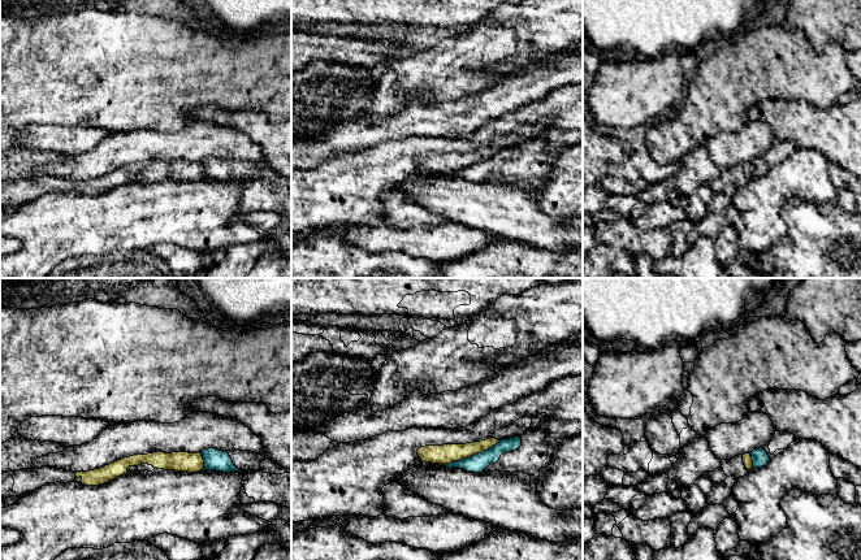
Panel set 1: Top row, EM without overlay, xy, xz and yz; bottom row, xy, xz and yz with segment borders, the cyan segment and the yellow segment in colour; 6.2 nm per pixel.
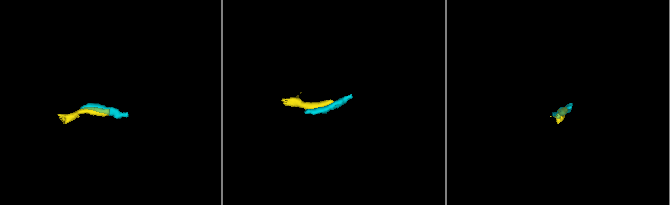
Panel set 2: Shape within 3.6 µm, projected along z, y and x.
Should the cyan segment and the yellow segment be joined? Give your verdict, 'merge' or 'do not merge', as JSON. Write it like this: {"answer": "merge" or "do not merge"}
{"answer": "do not merge"}

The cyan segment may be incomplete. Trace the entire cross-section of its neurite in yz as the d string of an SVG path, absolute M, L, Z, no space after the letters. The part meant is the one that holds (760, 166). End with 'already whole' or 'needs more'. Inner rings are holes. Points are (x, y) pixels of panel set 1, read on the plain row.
M775 140L766 155L750 161L753 177L765 175L774 165L783 161L795 148L796 146L792 142Z; needs more

